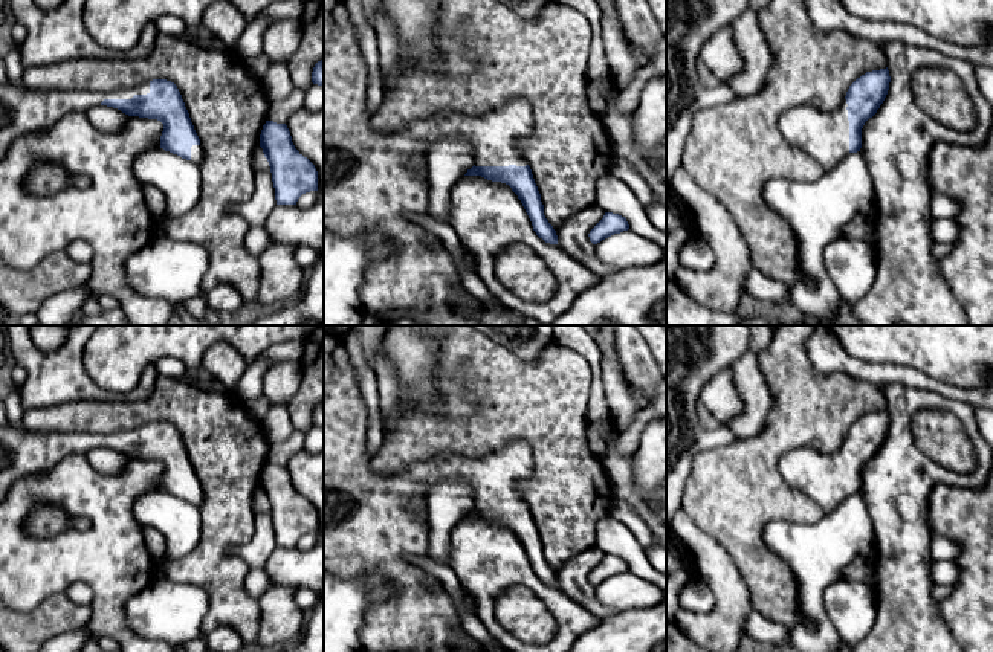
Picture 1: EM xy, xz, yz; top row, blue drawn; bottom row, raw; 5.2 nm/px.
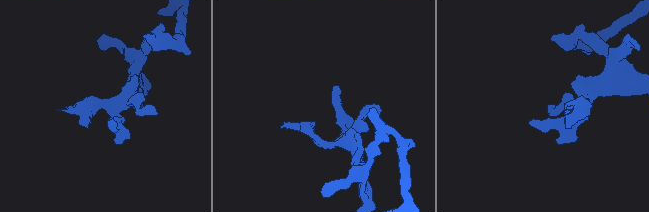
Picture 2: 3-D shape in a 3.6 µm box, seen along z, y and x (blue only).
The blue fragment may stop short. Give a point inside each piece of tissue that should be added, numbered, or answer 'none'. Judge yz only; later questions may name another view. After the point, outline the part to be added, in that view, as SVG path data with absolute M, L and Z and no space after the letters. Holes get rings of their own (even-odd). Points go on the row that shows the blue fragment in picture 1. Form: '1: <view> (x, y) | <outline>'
1: yz (824, 135) | M848 104L834 110L793 107L778 119L784 139L814 159L825 173L849 154Z

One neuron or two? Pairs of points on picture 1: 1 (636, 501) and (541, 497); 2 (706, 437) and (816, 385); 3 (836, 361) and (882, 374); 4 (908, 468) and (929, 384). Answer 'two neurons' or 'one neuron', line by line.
1: two neurons
2: two neurons
3: one neuron
4: two neurons

